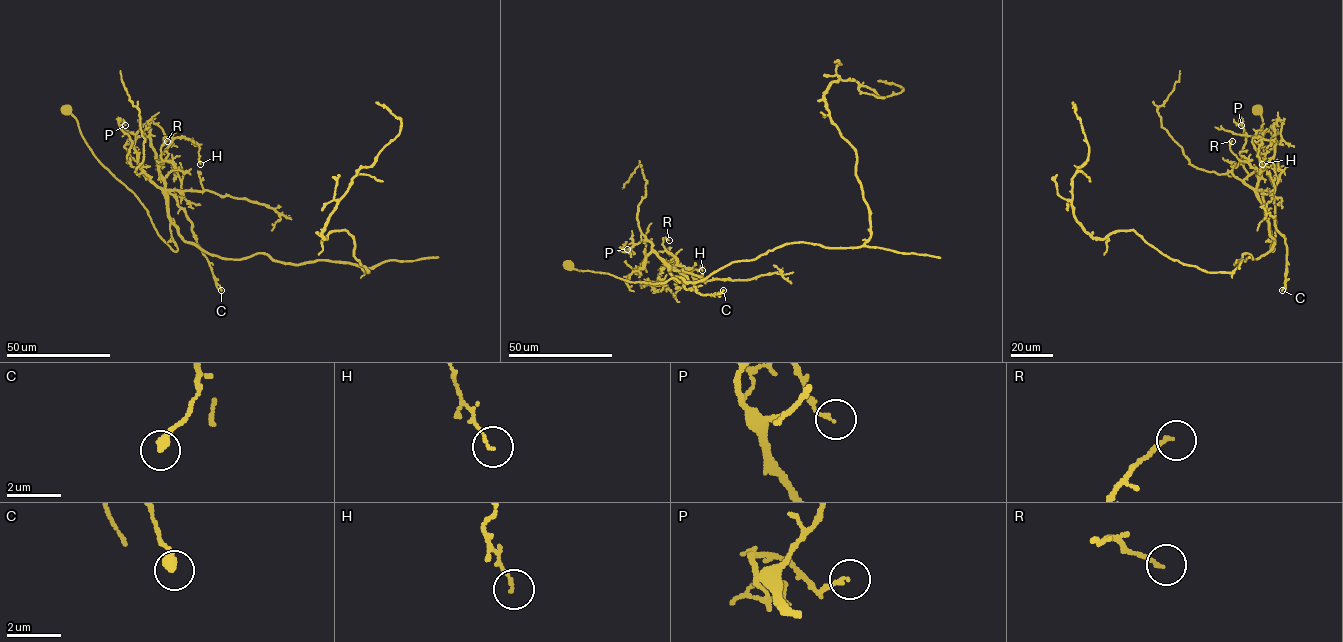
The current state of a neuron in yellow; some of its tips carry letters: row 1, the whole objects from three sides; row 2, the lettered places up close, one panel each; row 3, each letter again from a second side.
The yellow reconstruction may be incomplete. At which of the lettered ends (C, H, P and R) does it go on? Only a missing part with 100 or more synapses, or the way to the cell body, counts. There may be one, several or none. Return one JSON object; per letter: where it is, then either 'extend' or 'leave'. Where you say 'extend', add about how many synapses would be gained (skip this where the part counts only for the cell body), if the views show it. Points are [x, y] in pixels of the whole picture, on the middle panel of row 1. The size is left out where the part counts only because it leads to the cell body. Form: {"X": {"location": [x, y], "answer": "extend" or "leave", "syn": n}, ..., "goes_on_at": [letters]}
{"C": {"location": [723, 290], "answer": "leave"}, "H": {"location": [702, 270], "answer": "leave"}, "P": {"location": [627, 249], "answer": "leave"}, "R": {"location": [669, 240], "answer": "leave"}, "goes_on_at": []}

